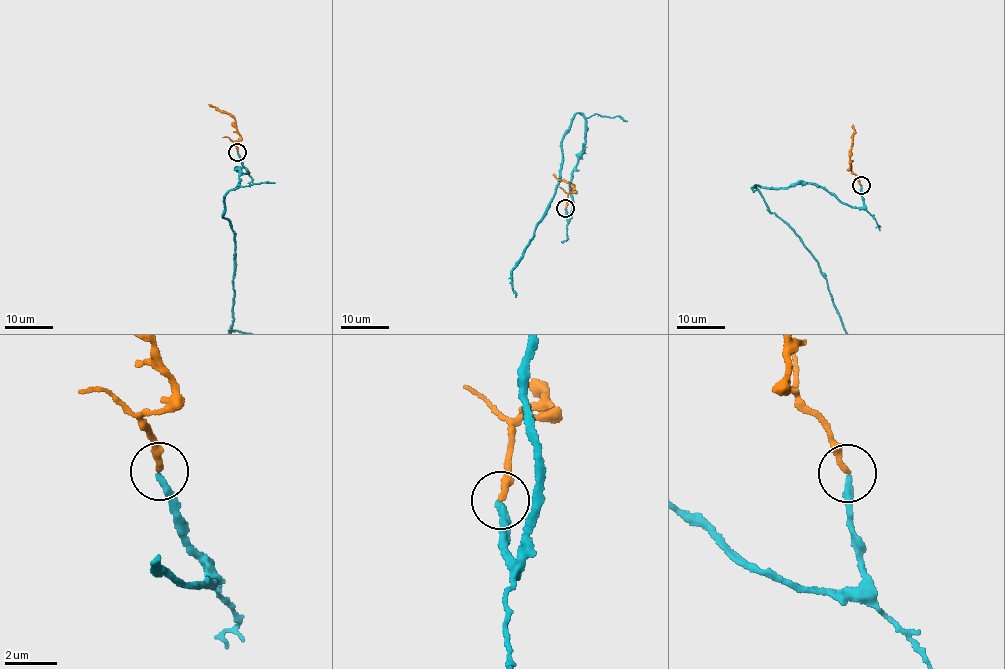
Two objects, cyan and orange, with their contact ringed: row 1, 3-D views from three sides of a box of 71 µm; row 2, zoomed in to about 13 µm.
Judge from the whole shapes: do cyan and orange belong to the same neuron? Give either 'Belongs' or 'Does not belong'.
Does not belong

